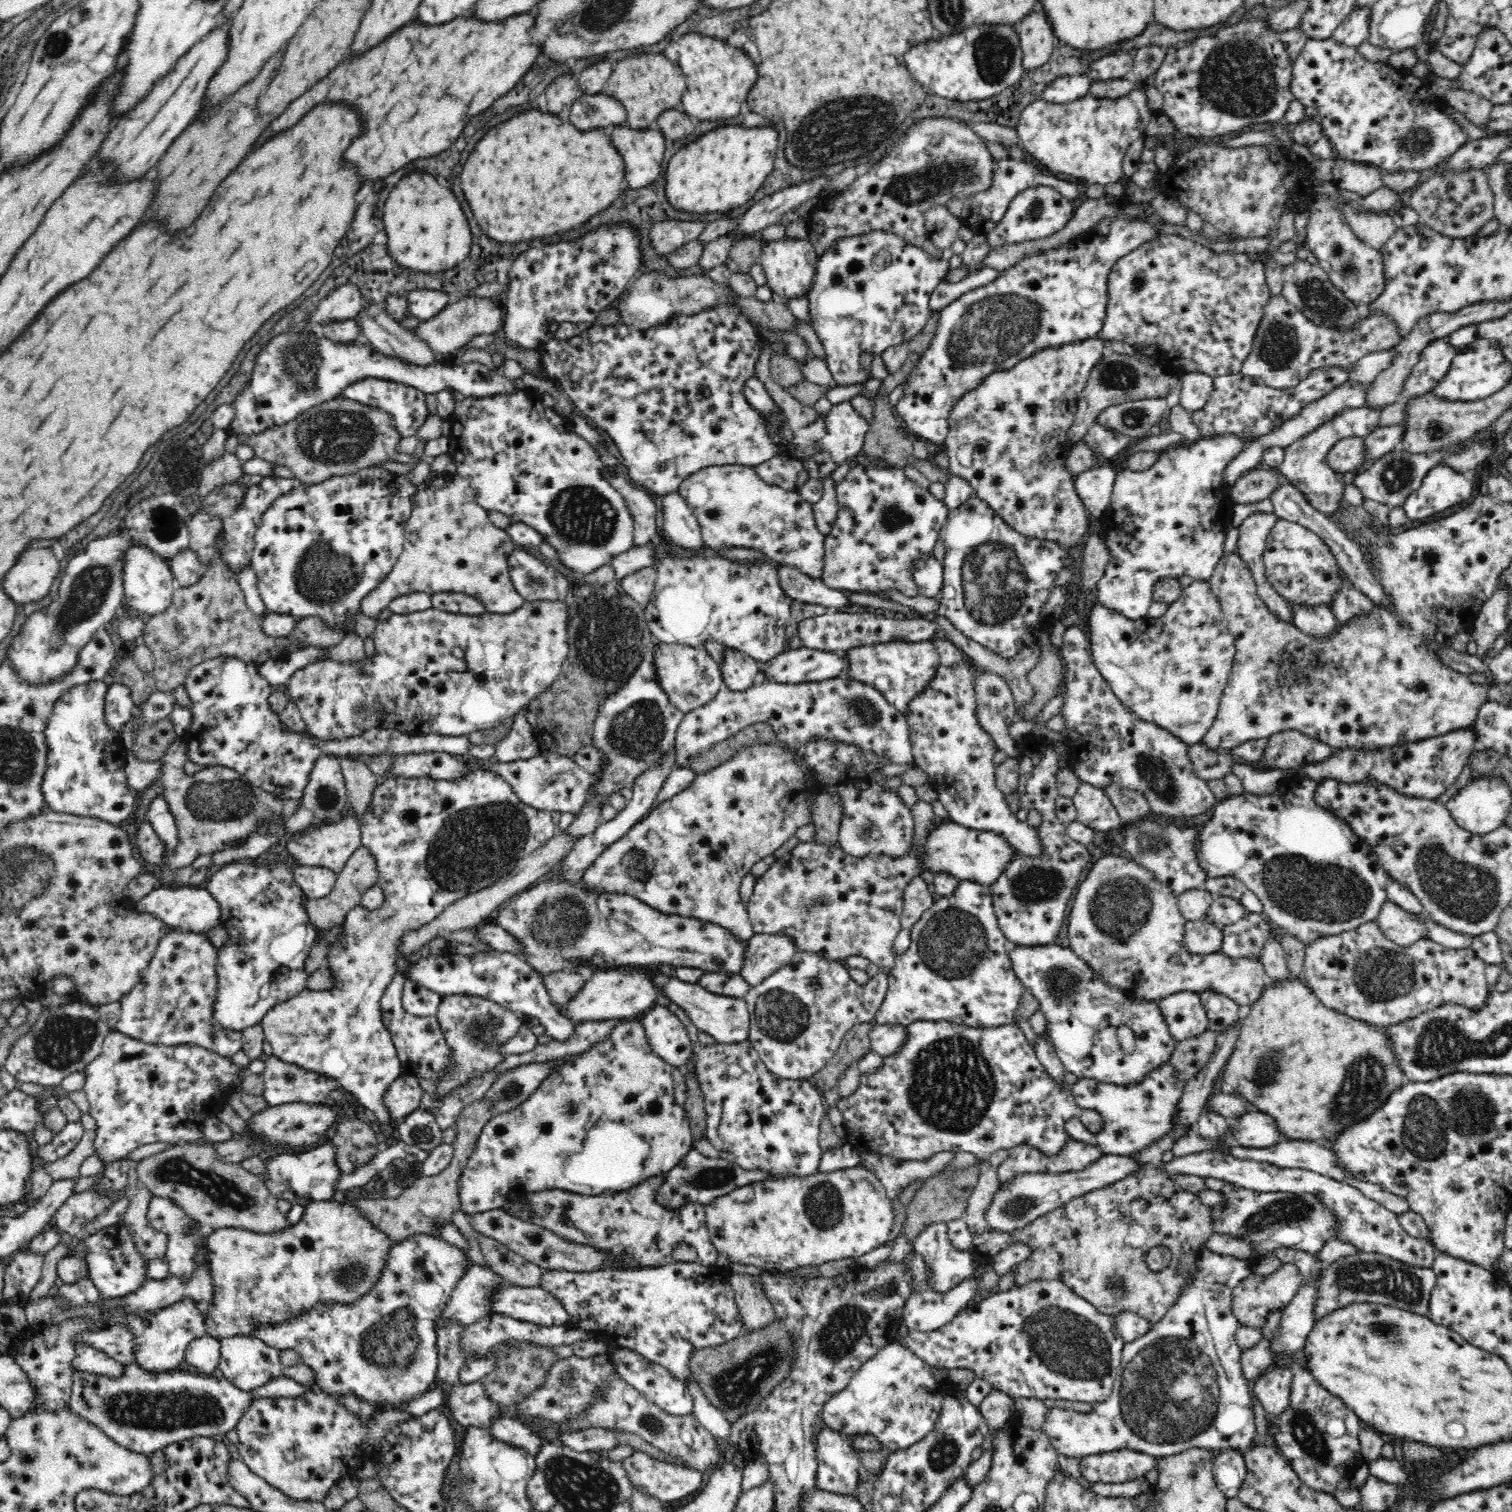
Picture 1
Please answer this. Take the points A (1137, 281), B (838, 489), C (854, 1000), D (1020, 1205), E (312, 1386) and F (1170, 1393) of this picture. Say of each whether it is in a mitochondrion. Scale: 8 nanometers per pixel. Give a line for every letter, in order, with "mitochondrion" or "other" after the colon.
A: mitochondrion
B: other
C: other
D: mitochondrion
E: other
F: mitochondrion

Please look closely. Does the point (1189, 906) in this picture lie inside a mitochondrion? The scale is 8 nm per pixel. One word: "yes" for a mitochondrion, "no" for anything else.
no

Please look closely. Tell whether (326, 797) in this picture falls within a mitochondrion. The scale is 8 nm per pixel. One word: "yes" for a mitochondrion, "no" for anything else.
yes

